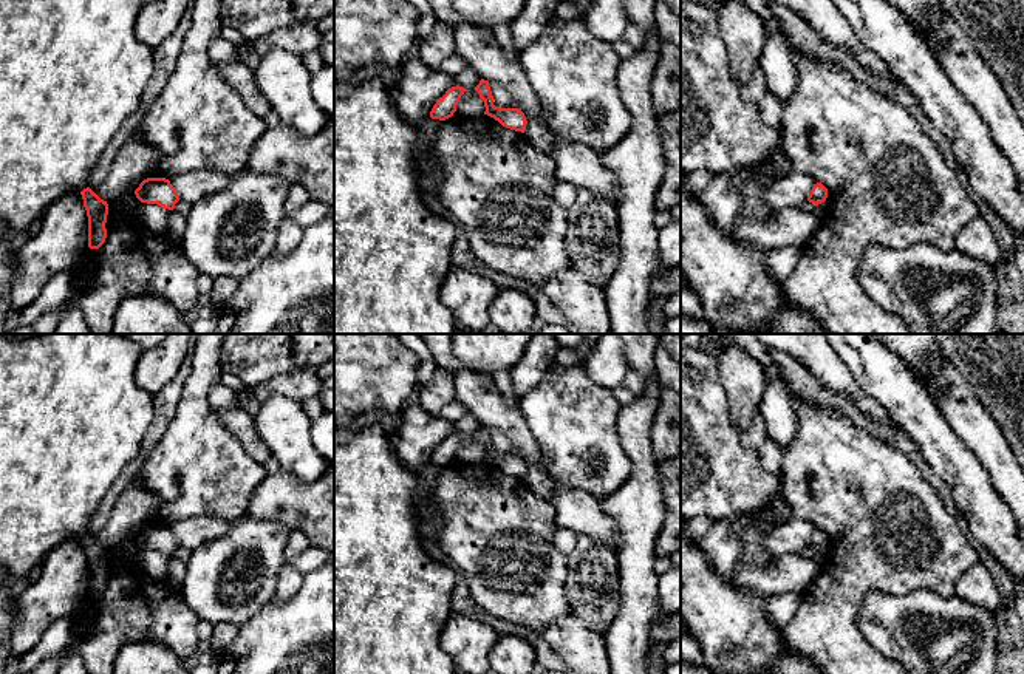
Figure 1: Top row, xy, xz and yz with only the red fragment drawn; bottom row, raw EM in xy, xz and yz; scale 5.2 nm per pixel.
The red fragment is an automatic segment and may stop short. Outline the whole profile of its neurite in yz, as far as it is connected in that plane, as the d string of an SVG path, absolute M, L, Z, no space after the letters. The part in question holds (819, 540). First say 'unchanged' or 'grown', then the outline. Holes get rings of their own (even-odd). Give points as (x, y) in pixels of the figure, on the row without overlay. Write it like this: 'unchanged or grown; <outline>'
grown; M817 529L807 543L807 547L801 550L800 555L814 560L817 566L821 567L828 563L826 544L828 535L821 529Z

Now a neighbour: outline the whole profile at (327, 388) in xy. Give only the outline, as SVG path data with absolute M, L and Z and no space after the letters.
M334 376L322 379L317 397L320 399L325 410L334 411Z

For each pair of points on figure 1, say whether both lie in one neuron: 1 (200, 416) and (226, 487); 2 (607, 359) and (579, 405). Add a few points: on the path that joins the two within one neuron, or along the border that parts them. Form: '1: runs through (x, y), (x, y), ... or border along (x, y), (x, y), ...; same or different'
1: runs through (200, 433), (200, 461), (209, 470); same
2: border along (582, 365), (594, 382), (611, 391); different

